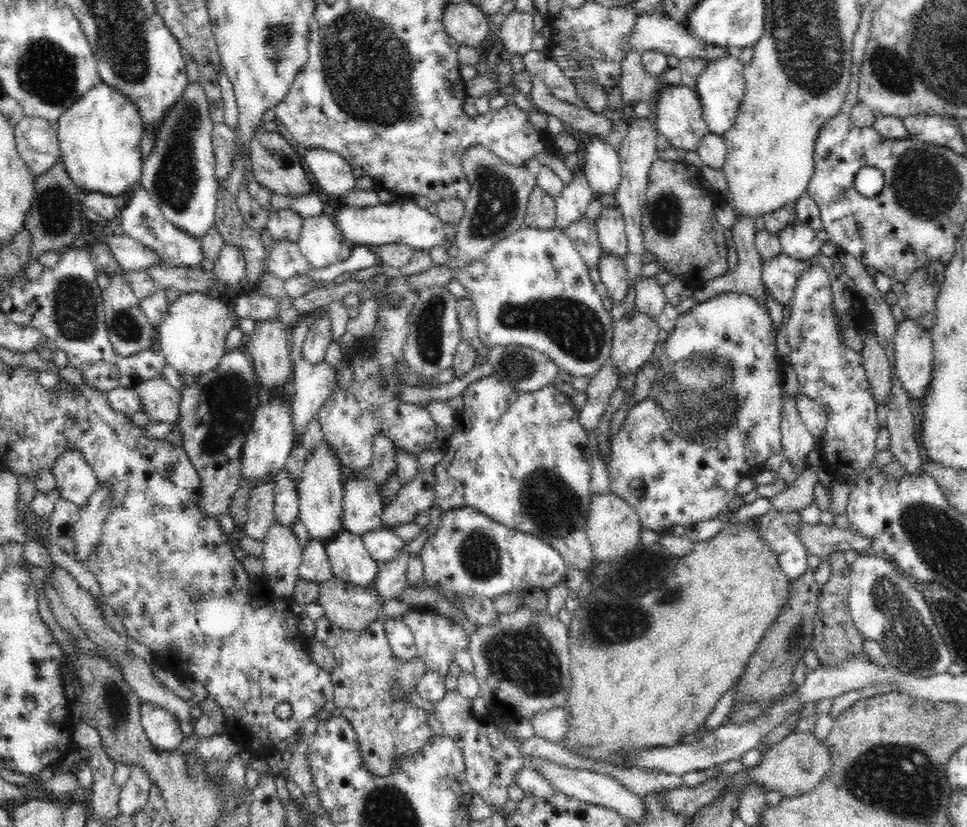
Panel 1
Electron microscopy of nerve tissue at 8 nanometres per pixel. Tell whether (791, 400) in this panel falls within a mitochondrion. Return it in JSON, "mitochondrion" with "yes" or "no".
{"mitochondrion":"no"}

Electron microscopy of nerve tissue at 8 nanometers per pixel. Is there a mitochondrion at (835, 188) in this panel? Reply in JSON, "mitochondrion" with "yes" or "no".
{"mitochondrion":"no"}

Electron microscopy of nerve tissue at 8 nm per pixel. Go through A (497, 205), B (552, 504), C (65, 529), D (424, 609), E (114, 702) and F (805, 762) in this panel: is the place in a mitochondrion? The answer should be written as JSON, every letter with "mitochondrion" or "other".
{"A":"mitochondrion","B":"mitochondrion","C":"other","D":"other","E":"mitochondrion","F":"mitochondrion"}

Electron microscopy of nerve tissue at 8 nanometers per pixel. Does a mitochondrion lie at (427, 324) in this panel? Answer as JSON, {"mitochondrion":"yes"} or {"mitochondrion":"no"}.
{"mitochondrion":"yes"}

